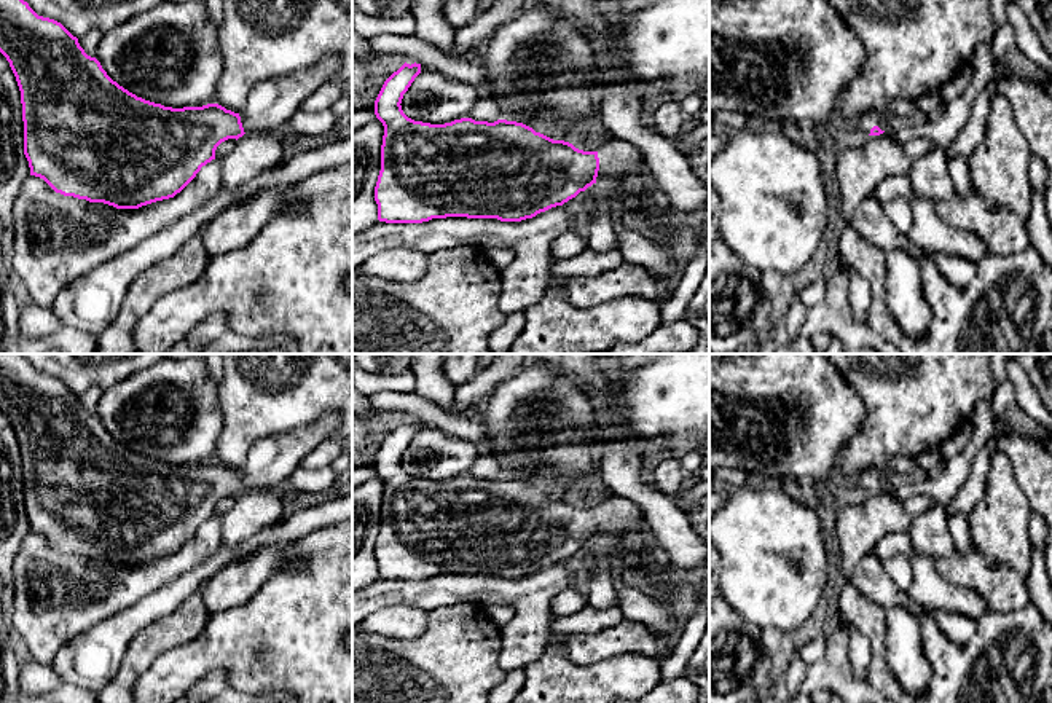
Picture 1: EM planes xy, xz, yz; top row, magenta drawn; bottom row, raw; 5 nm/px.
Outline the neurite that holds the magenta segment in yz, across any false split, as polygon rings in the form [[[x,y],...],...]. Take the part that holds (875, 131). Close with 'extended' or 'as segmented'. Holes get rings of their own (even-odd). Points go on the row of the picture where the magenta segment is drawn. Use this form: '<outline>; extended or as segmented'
[[[894,100],[886,108],[870,108],[859,113],[859,128],[854,137],[880,135],[901,123],[912,121],[918,115],[910,100]]]; extended

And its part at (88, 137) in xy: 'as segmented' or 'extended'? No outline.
extended

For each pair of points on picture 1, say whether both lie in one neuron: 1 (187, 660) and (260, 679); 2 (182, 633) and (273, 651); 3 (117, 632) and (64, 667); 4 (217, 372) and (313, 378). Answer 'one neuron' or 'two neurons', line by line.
1: one neuron
2: two neurons
3: one neuron
4: two neurons

